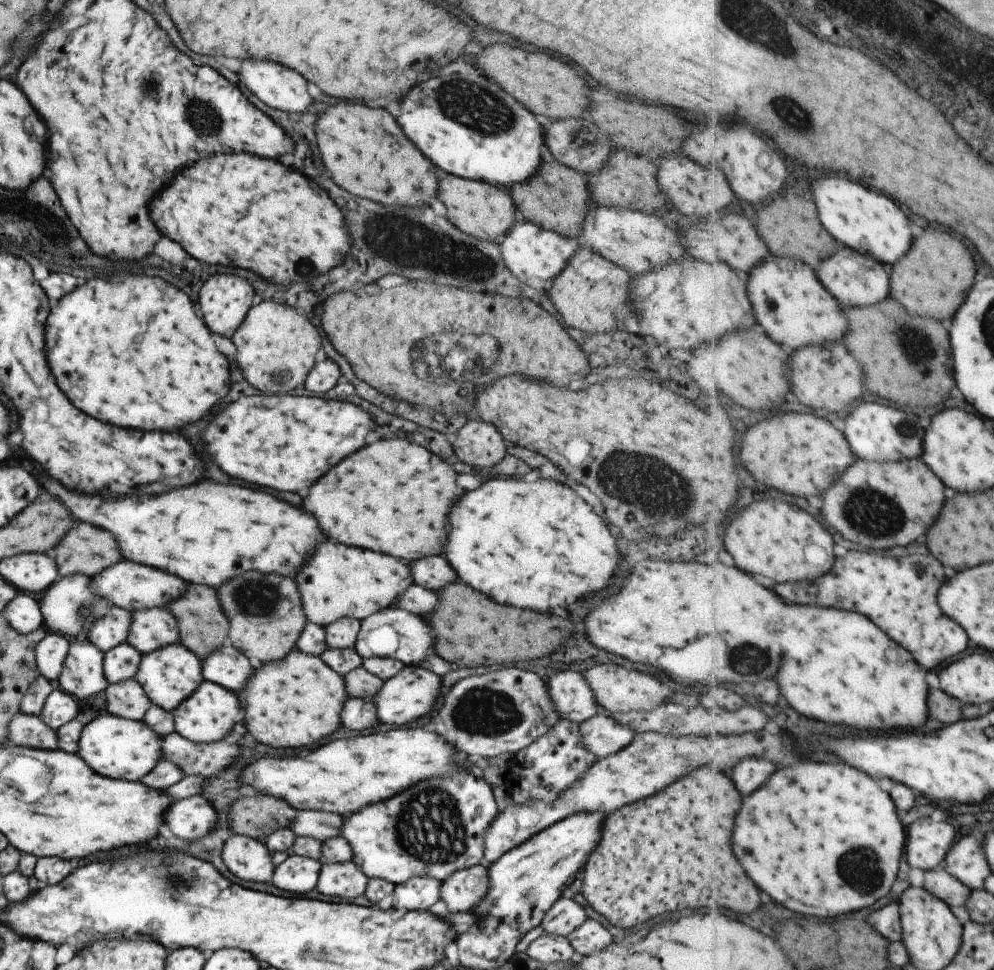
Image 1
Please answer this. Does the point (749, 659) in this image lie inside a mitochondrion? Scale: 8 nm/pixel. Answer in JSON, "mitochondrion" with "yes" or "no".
{"mitochondrion":"yes"}

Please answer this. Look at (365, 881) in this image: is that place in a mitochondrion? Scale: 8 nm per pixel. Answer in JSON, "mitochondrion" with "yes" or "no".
{"mitochondrion":"no"}

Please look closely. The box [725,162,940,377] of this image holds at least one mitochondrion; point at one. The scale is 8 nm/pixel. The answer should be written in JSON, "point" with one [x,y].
{"point":[913,349]}

